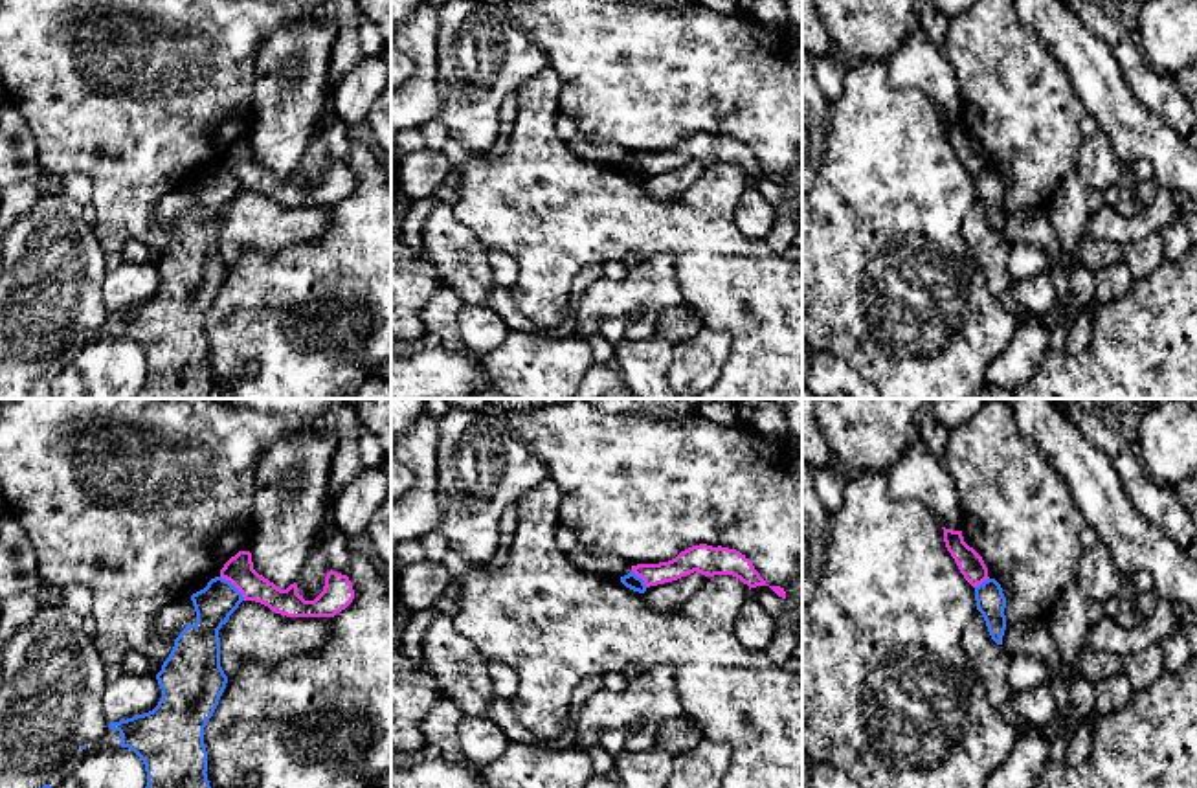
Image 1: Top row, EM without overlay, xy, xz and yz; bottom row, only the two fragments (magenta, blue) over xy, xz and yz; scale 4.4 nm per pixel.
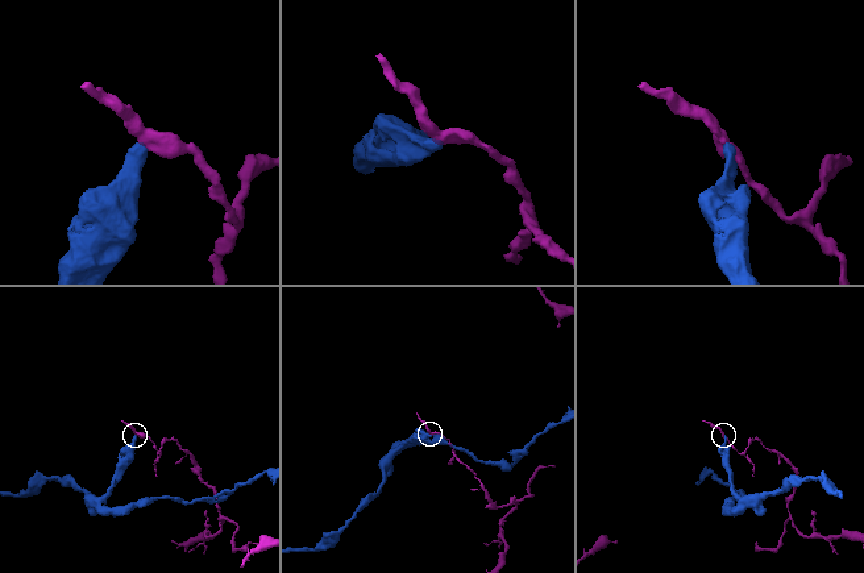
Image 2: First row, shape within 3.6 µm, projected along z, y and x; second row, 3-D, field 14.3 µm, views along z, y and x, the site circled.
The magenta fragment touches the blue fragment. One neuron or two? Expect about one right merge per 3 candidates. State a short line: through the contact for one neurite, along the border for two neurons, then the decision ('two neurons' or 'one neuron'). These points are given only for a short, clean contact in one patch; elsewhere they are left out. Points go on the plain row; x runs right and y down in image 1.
line xy (221, 164), (245, 188); two neurons

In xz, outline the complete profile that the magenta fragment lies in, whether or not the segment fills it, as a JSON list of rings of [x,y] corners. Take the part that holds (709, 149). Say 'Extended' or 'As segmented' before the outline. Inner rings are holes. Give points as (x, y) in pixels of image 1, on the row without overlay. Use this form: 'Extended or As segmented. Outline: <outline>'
As segmented. Outline: [[[707,132],[692,134],[668,151],[632,154],[632,160],[641,165],[648,176],[677,169],[694,160],[705,165],[733,163],[747,173],[749,178],[769,174],[745,143],[736,138],[712,136]]]

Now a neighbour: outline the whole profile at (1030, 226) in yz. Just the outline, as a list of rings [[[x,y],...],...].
[[[1006,211],[1002,233],[1010,242],[1023,241],[1043,250],[1050,265],[1063,253],[1059,237],[1045,211]]]

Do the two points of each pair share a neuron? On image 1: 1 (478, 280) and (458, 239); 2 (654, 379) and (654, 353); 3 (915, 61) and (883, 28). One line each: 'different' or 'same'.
1: same
2: same
3: different

